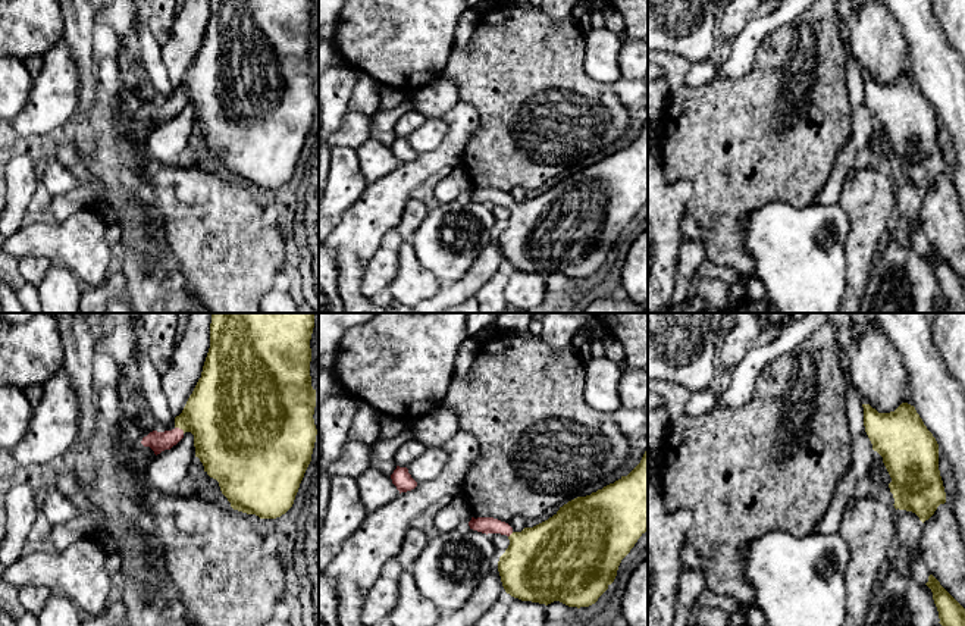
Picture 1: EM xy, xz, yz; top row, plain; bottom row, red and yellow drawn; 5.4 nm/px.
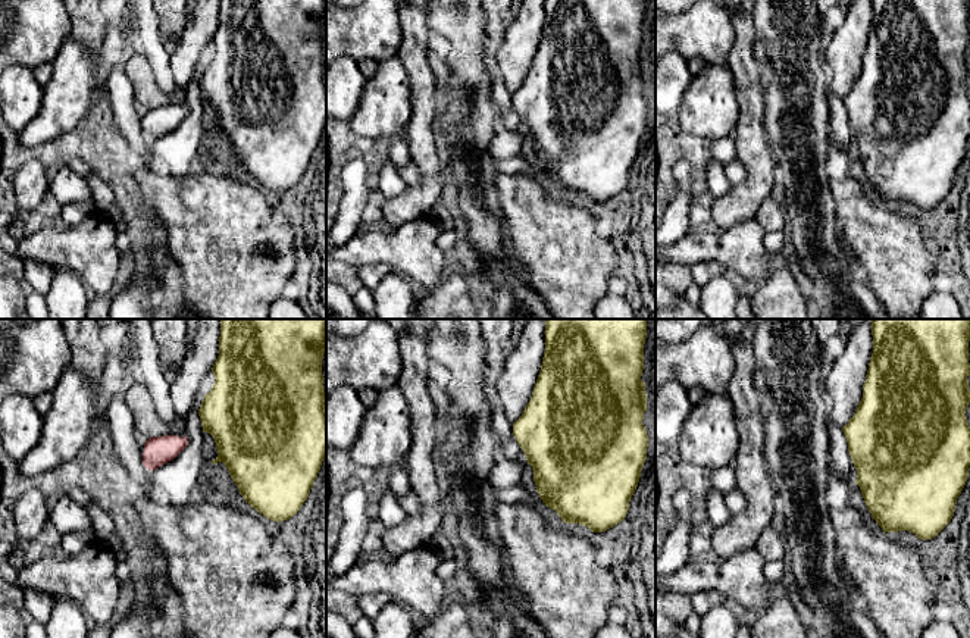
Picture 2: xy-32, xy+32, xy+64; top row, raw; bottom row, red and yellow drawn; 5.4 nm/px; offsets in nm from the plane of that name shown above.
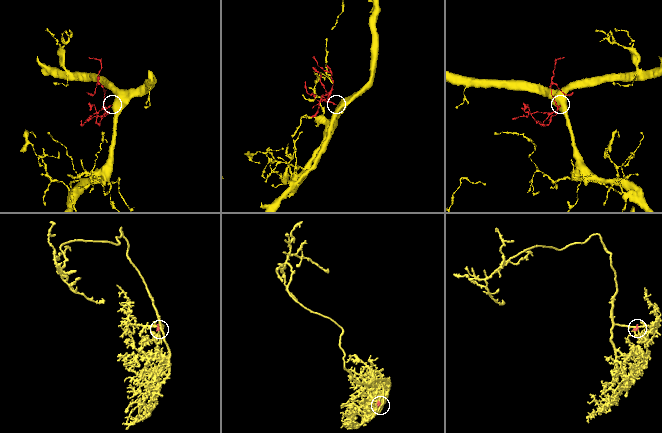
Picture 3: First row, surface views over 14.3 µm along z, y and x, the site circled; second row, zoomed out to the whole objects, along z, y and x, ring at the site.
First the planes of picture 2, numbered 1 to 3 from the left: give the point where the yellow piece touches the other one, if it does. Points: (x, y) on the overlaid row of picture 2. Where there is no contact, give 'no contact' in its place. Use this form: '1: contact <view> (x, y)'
1: no contact
2: no contact
3: no contact

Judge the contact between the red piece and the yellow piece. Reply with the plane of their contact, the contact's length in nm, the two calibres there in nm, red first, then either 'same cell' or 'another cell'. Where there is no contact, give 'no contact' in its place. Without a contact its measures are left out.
xy | 70 nm | 110/380 nm | same cell

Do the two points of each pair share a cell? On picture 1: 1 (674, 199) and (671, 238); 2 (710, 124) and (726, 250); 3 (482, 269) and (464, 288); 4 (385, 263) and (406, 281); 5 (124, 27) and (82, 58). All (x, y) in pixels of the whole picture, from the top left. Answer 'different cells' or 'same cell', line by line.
1: same cell
2: same cell
3: same cell
4: different cells
5: different cells

